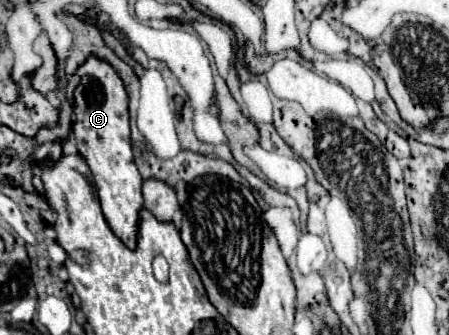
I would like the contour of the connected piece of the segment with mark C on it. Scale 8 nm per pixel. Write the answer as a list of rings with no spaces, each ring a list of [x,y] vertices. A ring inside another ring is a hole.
[[[93,55],[83,65],[77,67],[77,77],[81,81],[75,87],[73,95],[75,97],[73,133],[79,139],[79,153],[91,167],[95,189],[109,227],[127,247],[135,247],[139,209],[143,207],[143,195],[141,195],[143,177],[139,175],[137,165],[133,161],[133,149],[129,137],[129,111],[127,111],[129,97],[125,85],[117,75],[117,71],[107,61],[101,61]]]

